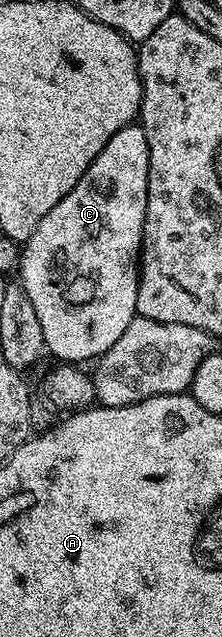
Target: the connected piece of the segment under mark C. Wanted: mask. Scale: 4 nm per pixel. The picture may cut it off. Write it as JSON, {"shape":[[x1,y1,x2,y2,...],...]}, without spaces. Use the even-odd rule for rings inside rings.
{"shape":[[131,124,120,128,120,132,116,132,116,136,112,136,112,140,108,140,108,144,104,144,100,156,96,156,96,160,92,160,88,172,84,172,84,176,80,176,76,188,72,188,72,192,68,192,68,196,64,196,64,200,60,200,60,204,56,204,56,208,52,208,52,212,48,212,48,216,44,216,44,220,40,220,40,224,36,224,36,232,32,232,30,239,21,247,16,271,17,281,24,288,28,300,32,300,32,308,36,308,36,317,40,319,40,328,44,332,44,344,47,351,51,355,54,353,58,360,63,363,86,364,86,361,89,363,91,360,101,358,104,352,108,352,108,348,112,348,112,344,116,344,116,340,120,340,124,328,128,328,128,324,132,324,132,320,138,314,136,308,138,271,142,253,144,216,147,208,148,136,146,135,146,129,141,124]]}

